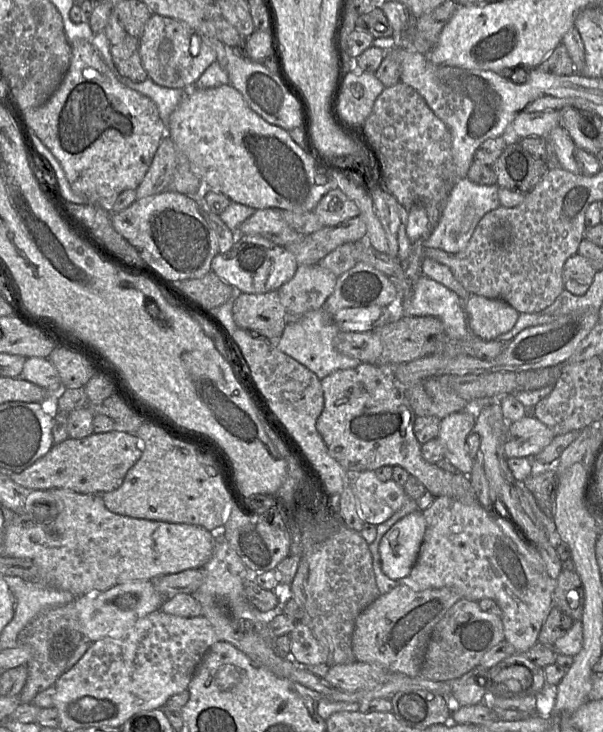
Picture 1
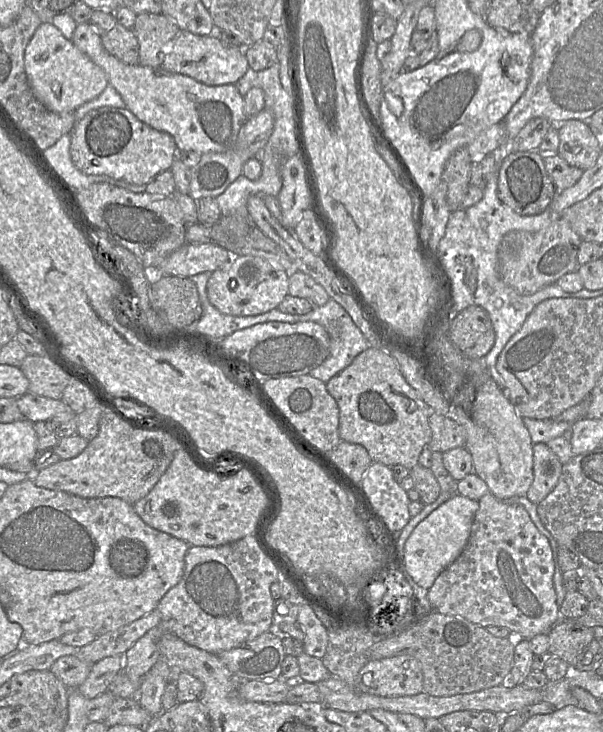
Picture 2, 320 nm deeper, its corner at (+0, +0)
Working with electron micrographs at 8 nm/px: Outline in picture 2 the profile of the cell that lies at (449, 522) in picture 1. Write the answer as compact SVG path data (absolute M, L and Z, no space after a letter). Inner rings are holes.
M488 492L478 503L465 549L428 589L431 609L465 618L484 628L506 627L515 637L527 640L548 633L561 619L553 583L555 566L548 539L517 502L498 499Z

